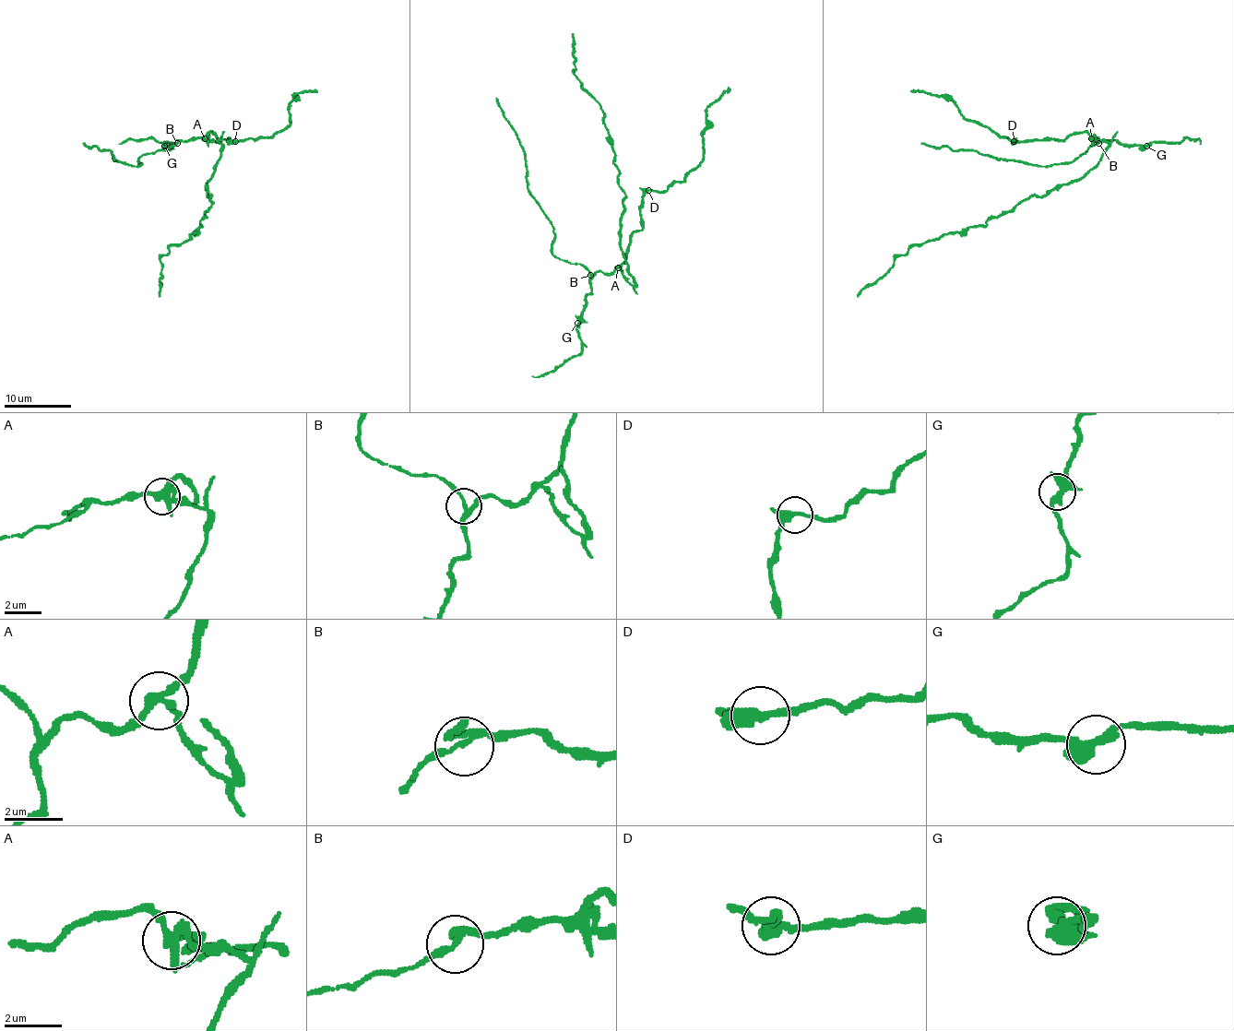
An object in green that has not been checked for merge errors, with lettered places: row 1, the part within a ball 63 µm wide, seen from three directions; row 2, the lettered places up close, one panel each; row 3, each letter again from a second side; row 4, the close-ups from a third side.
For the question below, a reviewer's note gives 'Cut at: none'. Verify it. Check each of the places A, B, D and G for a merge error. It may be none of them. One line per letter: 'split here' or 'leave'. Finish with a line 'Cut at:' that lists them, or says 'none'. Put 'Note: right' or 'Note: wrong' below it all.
A: split here
B: leave
D: leave
G: leave
Cut at: A
Note: wrong

